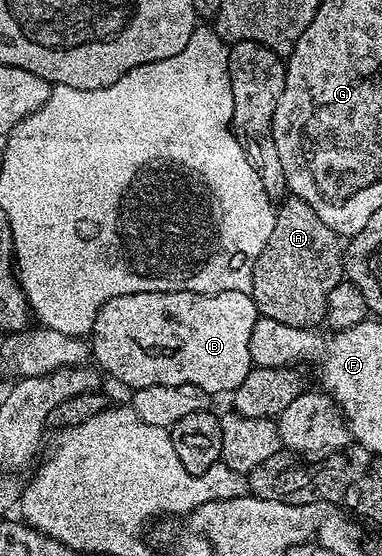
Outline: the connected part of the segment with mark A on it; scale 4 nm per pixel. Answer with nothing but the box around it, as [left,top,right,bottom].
[251,196,346,330]

